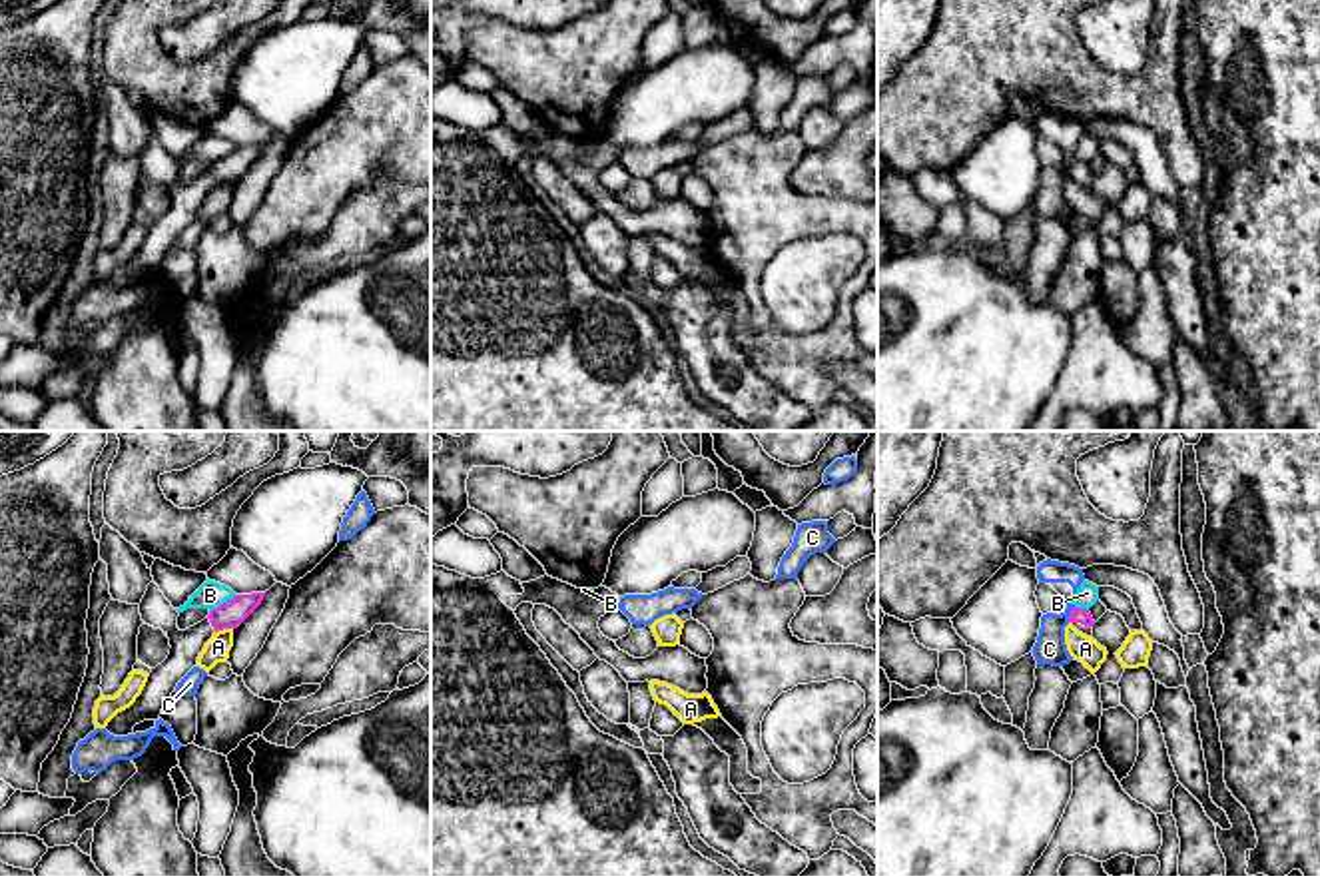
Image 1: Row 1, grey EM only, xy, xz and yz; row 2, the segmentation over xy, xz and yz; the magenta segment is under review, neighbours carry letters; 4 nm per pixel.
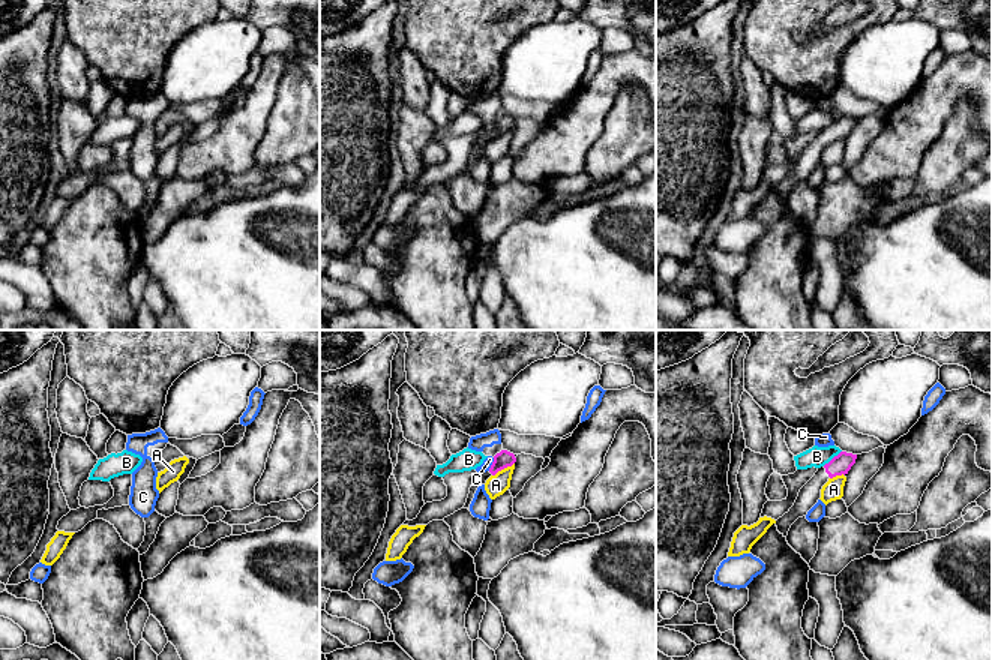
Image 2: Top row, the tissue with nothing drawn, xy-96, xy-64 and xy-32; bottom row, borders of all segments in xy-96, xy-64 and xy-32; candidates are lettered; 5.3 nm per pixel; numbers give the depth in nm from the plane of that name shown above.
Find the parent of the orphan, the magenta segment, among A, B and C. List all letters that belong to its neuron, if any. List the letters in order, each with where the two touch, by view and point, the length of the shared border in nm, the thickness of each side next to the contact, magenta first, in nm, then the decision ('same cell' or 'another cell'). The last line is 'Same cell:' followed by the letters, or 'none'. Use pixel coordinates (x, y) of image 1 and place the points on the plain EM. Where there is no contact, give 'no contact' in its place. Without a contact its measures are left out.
A: meets magenta in xy at (224, 180); contact 80 nm long; 110 nm thick on the magenta side, 100 nm on the other; another cell
B: meets magenta in xy at (224, 156); contact 130 nm long; 110 nm thick on the magenta side, 110 nm on the other; another cell
C: meets magenta in yz at (1071, 166); contact 80 nm long; 60 nm thick on the magenta side, 130 nm on the other; another cell
Same cell: none

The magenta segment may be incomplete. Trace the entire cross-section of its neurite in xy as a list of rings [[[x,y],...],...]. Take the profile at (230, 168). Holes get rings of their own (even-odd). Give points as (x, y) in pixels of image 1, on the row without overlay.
[[[152,134],[140,156],[142,174],[154,182],[162,182],[169,192],[167,212],[152,221],[148,235],[136,255],[118,265],[106,279],[114,289],[134,287],[134,279],[144,273],[160,273],[165,253],[177,235],[197,219],[197,210],[205,196],[223,182],[237,182],[263,154],[265,146],[235,148],[231,154],[211,162],[209,168],[185,182],[177,182],[179,166],[164,150]]]

